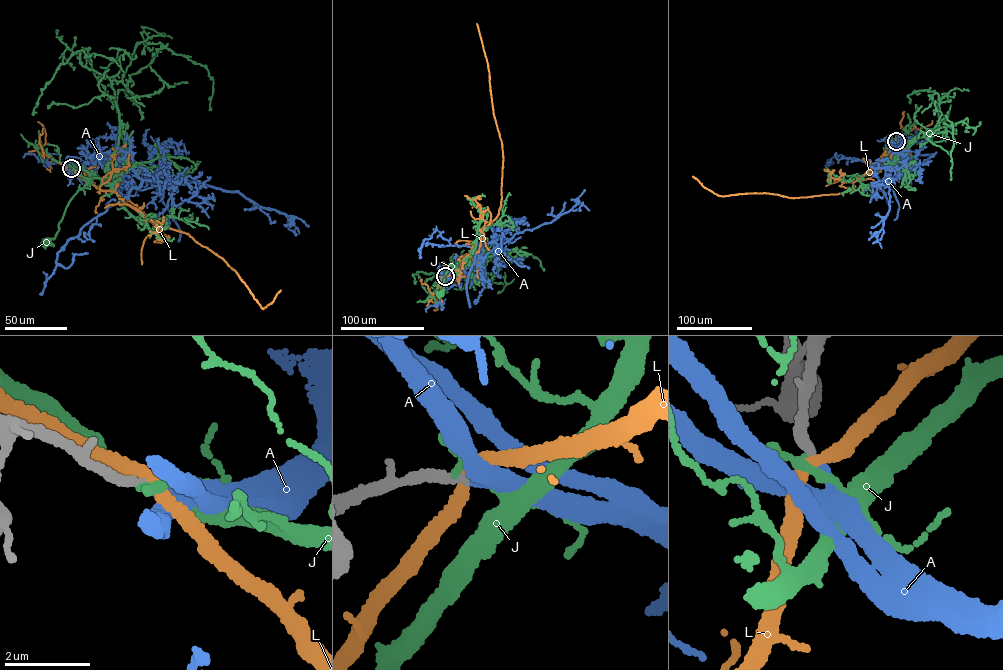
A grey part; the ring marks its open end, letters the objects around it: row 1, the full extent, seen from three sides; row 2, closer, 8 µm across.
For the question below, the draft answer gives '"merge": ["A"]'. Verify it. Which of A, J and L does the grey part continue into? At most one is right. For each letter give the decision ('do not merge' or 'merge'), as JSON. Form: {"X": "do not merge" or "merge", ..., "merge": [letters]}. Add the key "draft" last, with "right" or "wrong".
{"A": "merge", "J": "do not merge", "L": "do not merge", "merge": ["A"], "draft": "right"}

